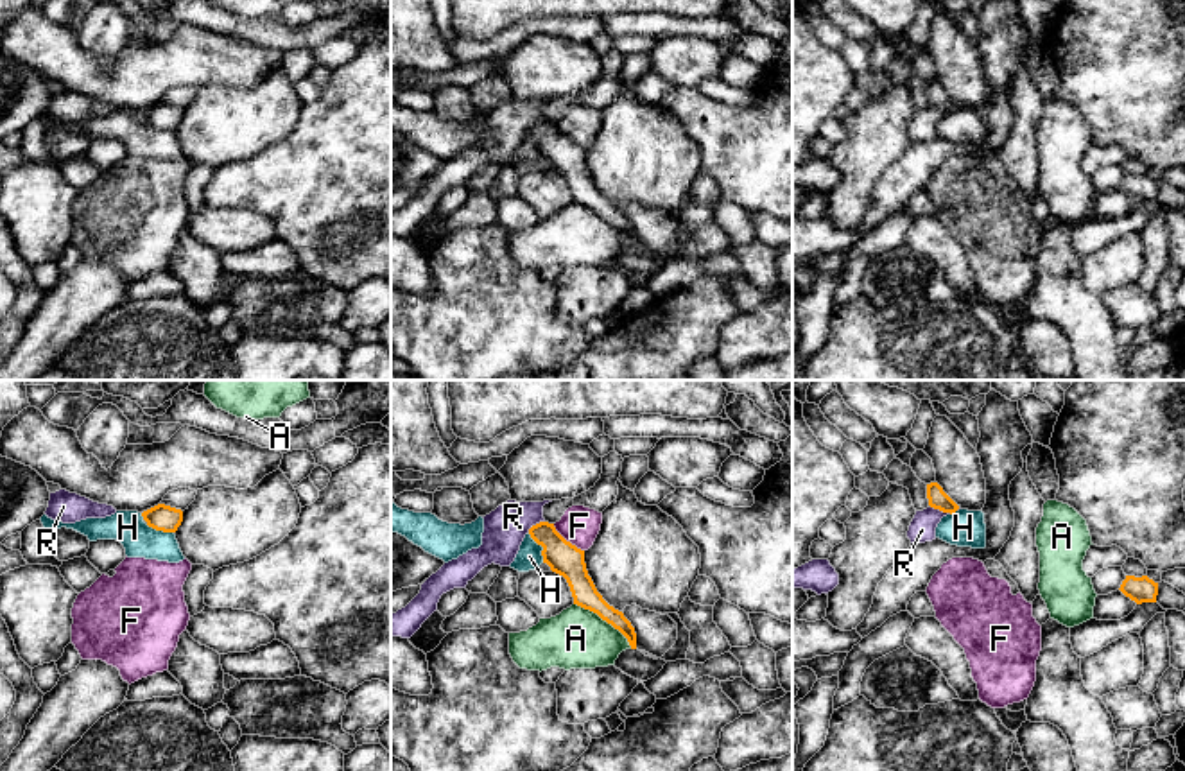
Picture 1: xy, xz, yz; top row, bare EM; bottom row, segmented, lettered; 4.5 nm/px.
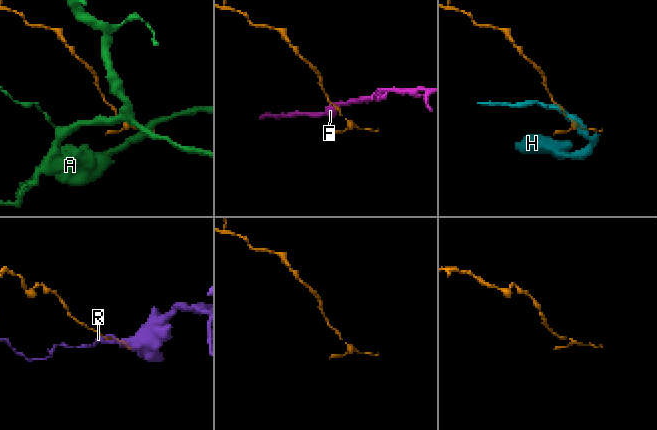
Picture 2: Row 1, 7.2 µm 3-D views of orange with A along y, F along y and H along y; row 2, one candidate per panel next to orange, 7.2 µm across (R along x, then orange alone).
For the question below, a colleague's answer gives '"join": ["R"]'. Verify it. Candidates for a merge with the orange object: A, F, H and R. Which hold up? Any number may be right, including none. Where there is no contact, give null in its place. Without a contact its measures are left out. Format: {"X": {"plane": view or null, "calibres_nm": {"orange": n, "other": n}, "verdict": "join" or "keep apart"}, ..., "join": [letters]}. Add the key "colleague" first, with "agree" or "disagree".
{"colleague": "disagree", "A": {"plane": "xz", "calibres_nm": {"orange": 120, "other": 280}, "verdict": "keep apart"}, "F": {"plane": "xz", "calibres_nm": {"orange": 150, "other": 170}, "verdict": "keep apart"}, "H": {"plane": "xz", "calibres_nm": {"orange": 150, "other": 110}, "verdict": "keep apart"}, "R": {"plane": "yz", "calibres_nm": {"orange": 90, "other": 120}, "verdict": "keep apart"}, "join": []}

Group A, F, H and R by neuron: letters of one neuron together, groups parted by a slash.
A / F / H / R

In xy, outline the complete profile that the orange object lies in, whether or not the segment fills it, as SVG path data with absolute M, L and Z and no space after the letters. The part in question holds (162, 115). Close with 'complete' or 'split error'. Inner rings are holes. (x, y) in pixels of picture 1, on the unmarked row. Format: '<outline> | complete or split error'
M165 102L143 109L142 115L149 126L163 131L176 131L183 120L183 109Z | complete

